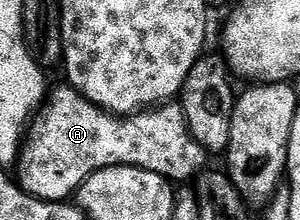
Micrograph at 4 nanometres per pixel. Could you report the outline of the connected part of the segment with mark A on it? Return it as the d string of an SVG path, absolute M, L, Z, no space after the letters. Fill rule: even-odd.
M63 88L47 94L18 154L18 184L31 197L67 202L87 177L111 165L133 165L161 173L173 183L191 182L208 165L209 154L192 138L179 104L123 117L105 113L74 88Z

